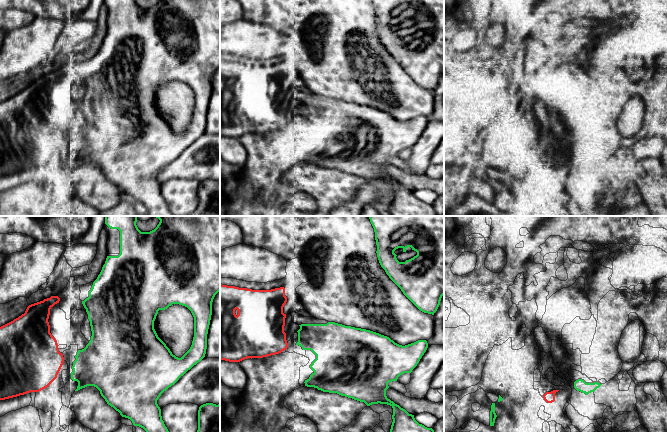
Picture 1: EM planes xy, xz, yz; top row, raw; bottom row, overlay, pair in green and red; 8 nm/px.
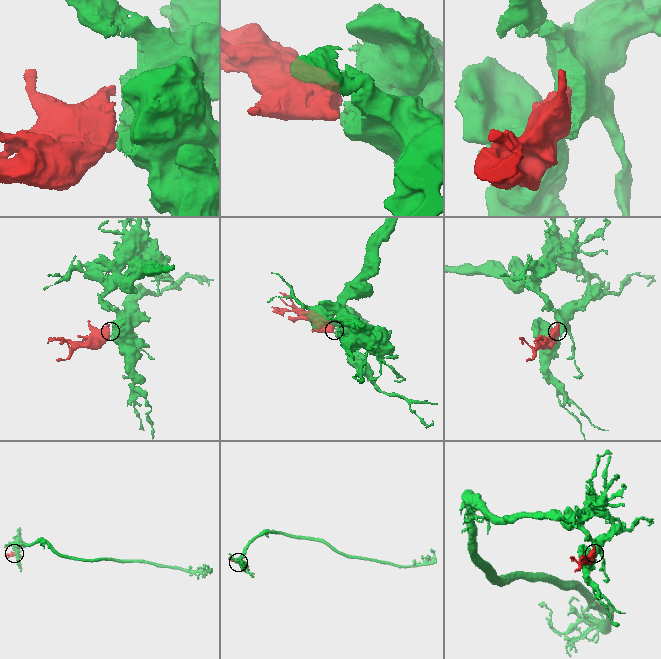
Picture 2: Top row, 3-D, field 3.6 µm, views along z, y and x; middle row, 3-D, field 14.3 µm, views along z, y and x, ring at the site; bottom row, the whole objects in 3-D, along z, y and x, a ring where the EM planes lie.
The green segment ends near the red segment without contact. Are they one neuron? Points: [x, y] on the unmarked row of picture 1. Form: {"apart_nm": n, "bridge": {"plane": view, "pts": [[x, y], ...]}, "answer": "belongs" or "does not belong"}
{"apart_nm": 70, "bridge": {"plane": "xz", "pts": [[296, 119], [287, 119]]}, "answer": "belongs"}

